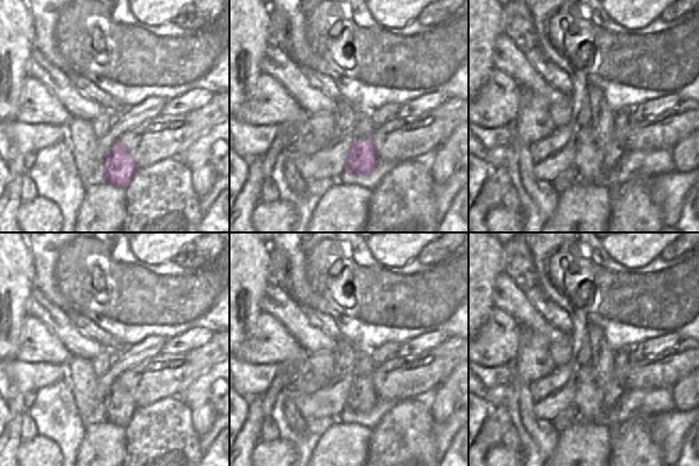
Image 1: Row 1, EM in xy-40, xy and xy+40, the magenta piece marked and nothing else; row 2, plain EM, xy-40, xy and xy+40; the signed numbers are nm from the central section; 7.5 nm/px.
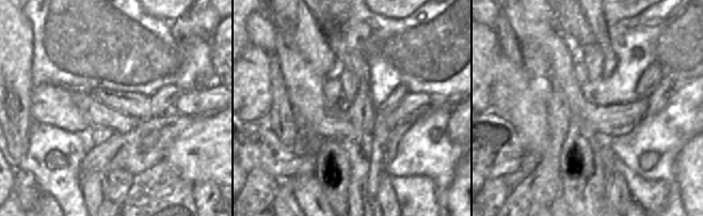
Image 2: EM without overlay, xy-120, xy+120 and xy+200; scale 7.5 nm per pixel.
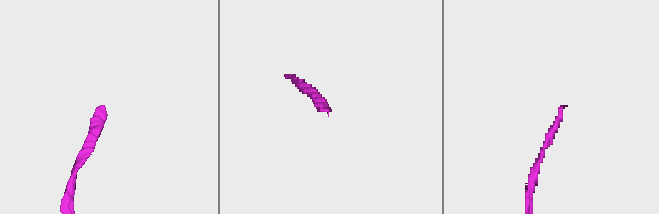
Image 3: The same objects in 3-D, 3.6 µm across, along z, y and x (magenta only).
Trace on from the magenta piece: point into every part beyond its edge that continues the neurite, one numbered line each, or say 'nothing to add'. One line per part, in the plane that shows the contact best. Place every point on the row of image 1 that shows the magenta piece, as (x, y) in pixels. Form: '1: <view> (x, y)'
1: xy (363, 124)

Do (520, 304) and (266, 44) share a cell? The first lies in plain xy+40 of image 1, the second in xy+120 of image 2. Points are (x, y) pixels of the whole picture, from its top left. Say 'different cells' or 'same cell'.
same cell

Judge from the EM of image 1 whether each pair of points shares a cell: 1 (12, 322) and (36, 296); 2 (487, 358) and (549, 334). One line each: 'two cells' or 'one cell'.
1: two cells
2: two cells

